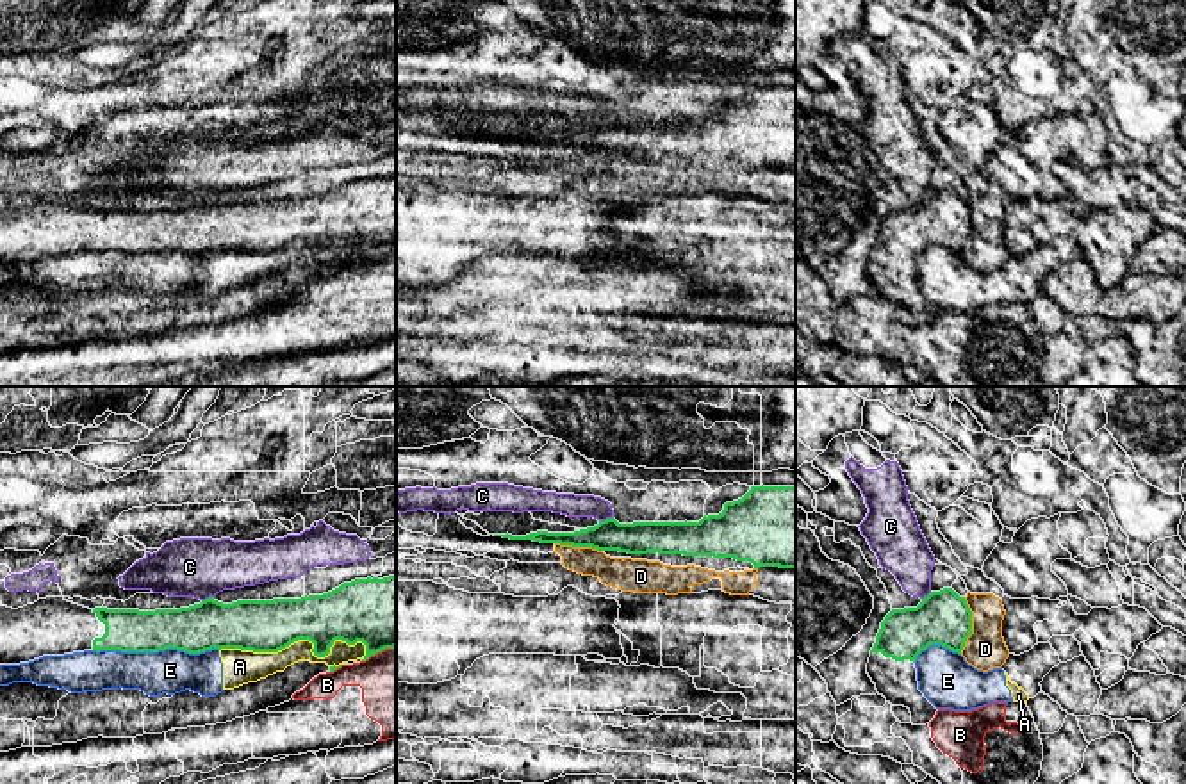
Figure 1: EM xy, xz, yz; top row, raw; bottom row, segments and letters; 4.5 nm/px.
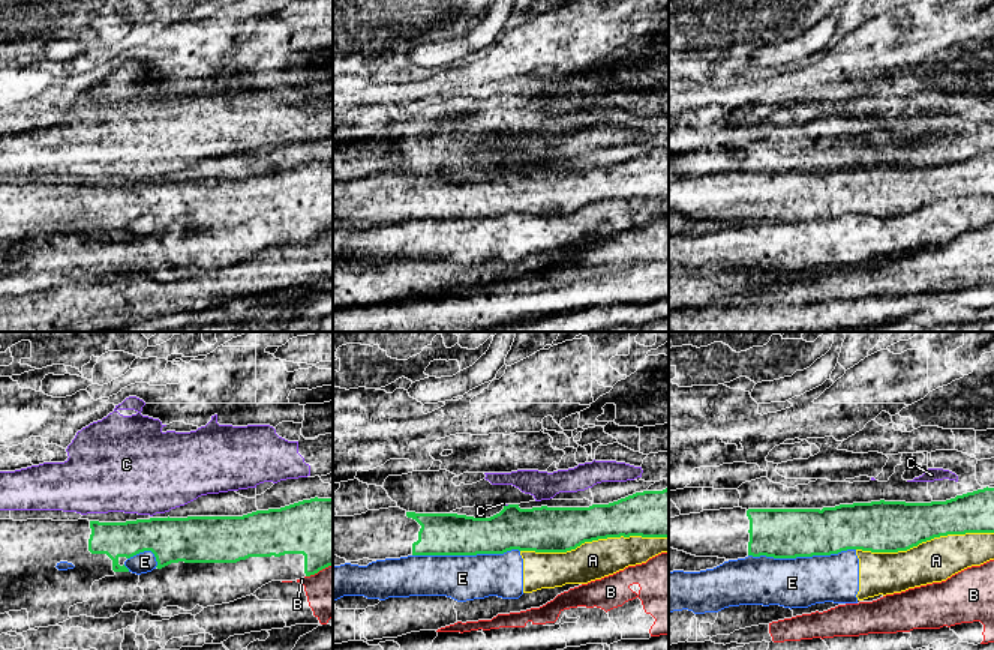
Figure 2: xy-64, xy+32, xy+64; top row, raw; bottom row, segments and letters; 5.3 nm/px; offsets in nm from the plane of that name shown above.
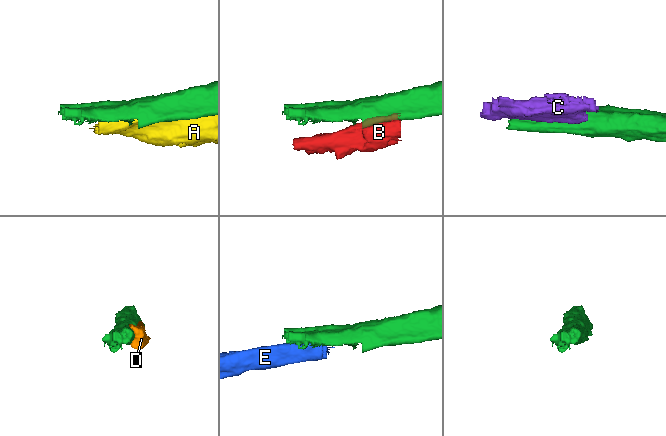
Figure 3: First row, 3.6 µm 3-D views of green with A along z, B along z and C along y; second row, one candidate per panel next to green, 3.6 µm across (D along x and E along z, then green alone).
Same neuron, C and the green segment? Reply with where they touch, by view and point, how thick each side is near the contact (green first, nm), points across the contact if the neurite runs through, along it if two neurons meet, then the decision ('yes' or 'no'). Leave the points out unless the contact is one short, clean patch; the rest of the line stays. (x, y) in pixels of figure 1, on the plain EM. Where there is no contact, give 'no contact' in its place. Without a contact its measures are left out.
contact xz (607, 120); calibres 140 and 100 nm; border xz (612, 116), (600, 122); no

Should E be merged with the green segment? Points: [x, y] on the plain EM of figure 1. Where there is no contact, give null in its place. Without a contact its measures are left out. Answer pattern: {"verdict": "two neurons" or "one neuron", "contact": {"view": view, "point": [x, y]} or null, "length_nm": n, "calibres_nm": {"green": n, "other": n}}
{"verdict": "two neurons", "contact": {"view": "xy", "point": [156, 252]}, "length_nm": 550, "calibres_nm": {"green": 220, "other": 200}}

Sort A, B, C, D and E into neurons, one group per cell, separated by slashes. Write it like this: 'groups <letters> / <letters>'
groups A E / B / C / D

